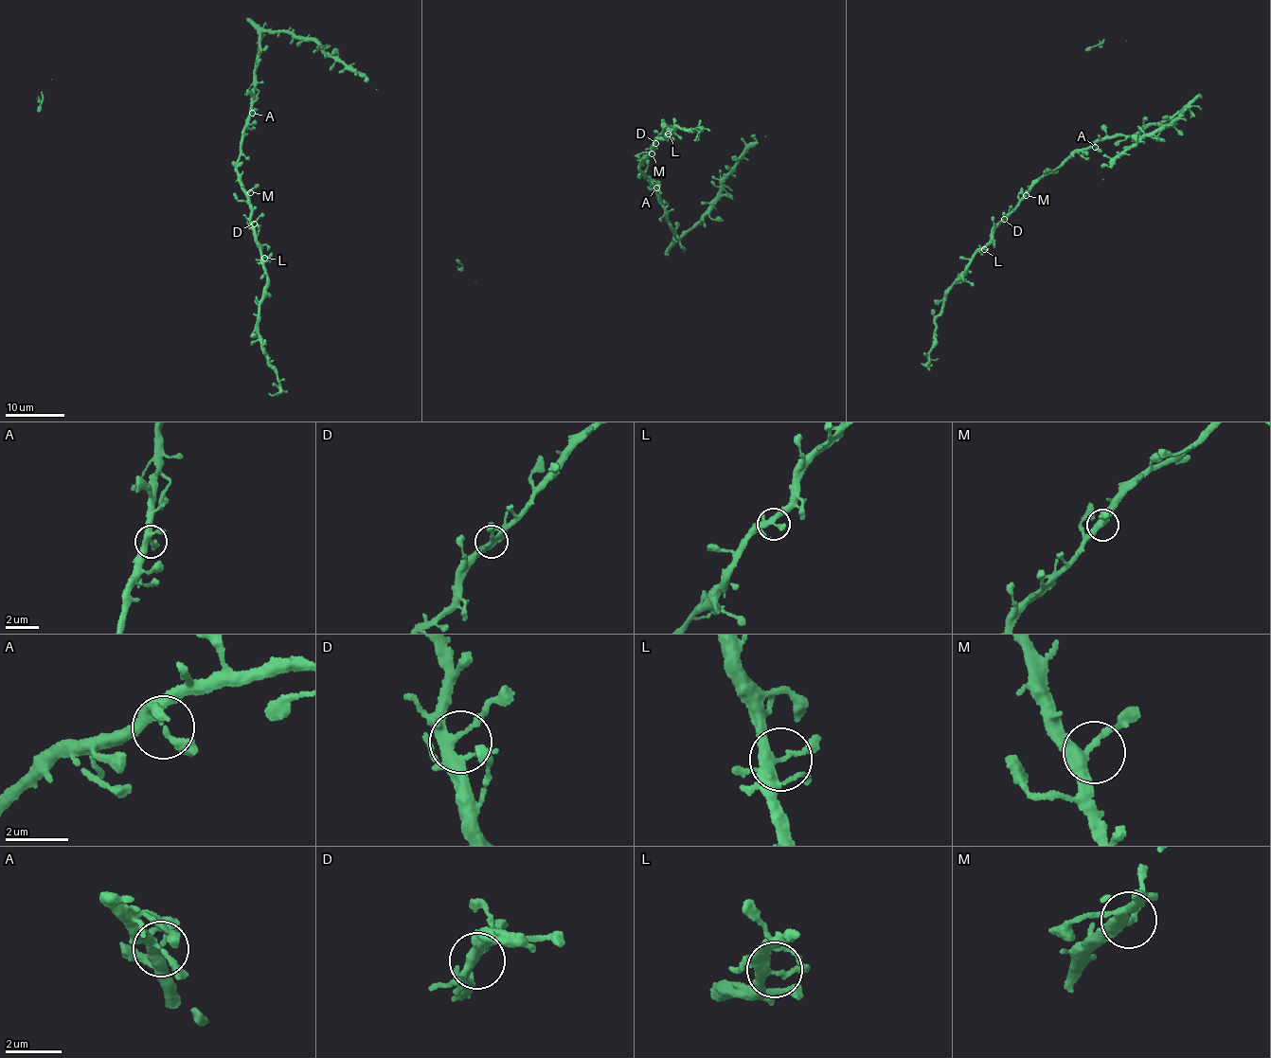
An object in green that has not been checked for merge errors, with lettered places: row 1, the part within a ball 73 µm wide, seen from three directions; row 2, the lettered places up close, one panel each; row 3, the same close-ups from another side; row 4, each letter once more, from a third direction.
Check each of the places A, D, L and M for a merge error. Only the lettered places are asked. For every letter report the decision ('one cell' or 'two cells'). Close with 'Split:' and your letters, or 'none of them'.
A: one cell
D: one cell
L: one cell
M: one cell
Split: none of them

